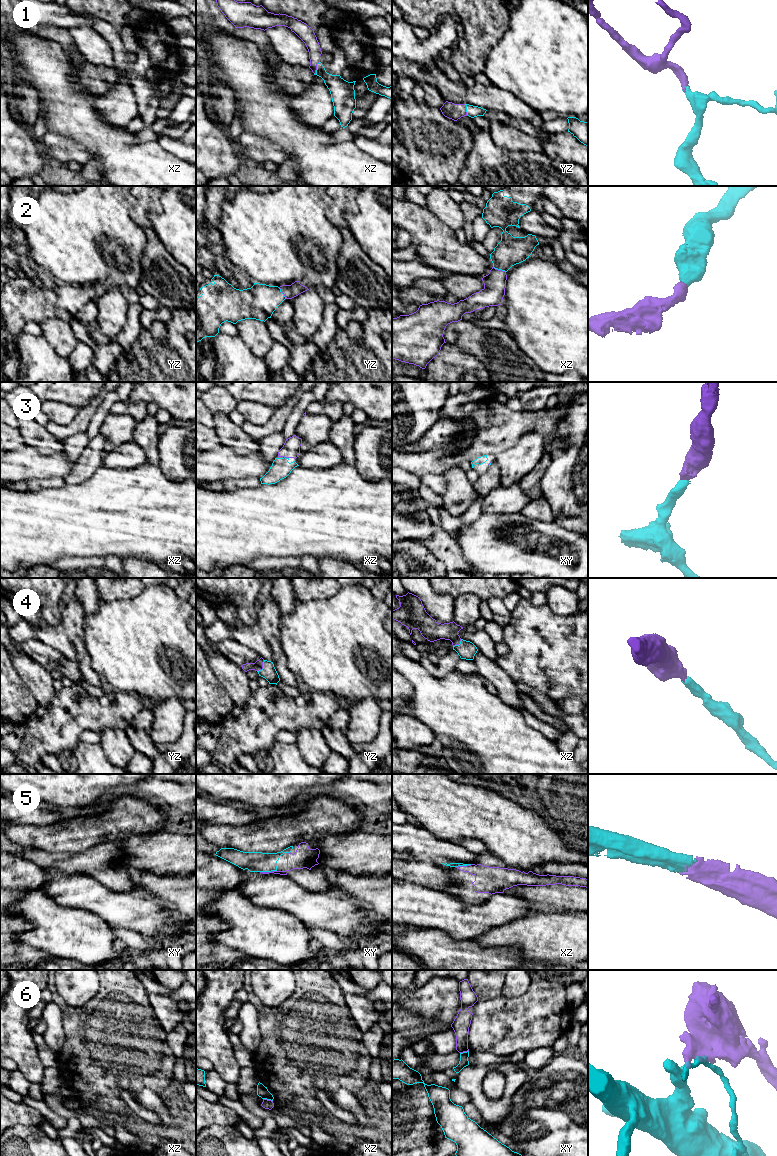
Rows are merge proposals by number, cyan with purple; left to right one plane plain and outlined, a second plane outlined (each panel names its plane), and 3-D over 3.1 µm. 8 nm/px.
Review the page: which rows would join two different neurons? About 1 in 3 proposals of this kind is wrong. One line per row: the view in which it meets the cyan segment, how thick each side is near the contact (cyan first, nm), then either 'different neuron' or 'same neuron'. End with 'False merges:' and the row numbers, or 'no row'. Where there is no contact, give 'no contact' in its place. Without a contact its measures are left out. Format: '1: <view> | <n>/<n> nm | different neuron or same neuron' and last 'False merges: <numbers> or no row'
1: xz | 170/110 nm | same neuron
2: xz | 220/180 nm | same neuron
3: xz | 160/140 nm | same neuron
4: yz | 120/80 nm | same neuron
5: xy | 160/130 nm | same neuron
6: xz | 90/80 nm | different neuron
False merges: 6

